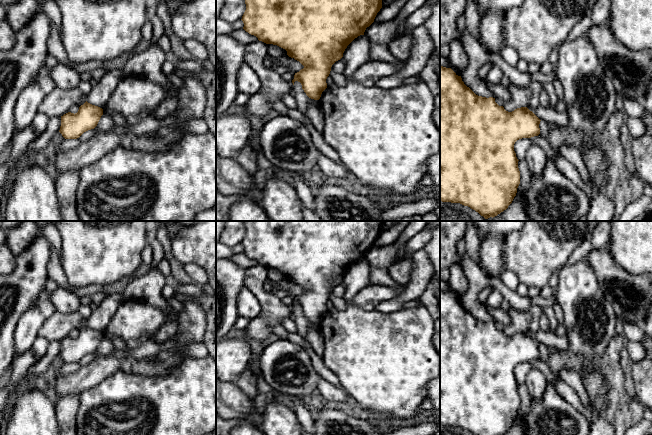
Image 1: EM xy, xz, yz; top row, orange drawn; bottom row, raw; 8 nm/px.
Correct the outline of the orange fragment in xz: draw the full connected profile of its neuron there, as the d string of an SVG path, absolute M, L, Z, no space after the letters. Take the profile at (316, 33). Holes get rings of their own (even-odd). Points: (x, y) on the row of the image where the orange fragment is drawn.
M245 0L245 4L246 10L241 19L244 23L243 29L256 36L259 41L285 49L289 57L299 61L304 68L295 73L292 83L294 85L295 81L300 82L306 95L314 100L319 100L322 92L327 88L326 79L330 74L332 65L343 57L345 49L355 38L364 35L366 28L374 22L377 13L382 8L382 0Z

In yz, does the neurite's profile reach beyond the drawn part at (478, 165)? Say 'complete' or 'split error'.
complete

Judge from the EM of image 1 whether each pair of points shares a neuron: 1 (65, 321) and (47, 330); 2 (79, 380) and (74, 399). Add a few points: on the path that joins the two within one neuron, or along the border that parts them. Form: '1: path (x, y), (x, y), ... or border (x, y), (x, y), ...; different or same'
1: path (61, 325), (51, 330); same
2: border (79, 393), (70, 393), (59, 398); different

